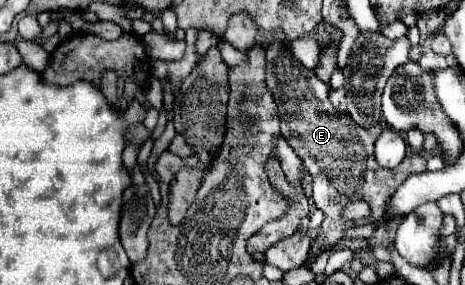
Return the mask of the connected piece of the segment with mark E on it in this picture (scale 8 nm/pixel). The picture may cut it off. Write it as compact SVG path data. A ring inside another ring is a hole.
M271 43L267 49L267 87L275 97L279 119L281 119L281 135L293 147L293 151L301 157L303 167L311 173L313 179L313 201L315 207L323 211L325 219L319 227L319 235L323 237L323 245L315 251L309 261L313 263L323 251L337 245L347 231L341 221L341 209L347 201L365 199L372 210L374 221L387 218L387 203L397 187L413 173L427 171L425 157L417 151L409 153L401 165L395 169L381 167L373 157L373 141L379 137L377 129L363 129L357 125L347 113L341 113L327 99L329 85L317 79L313 71L307 71L299 61L293 59L285 43Z

